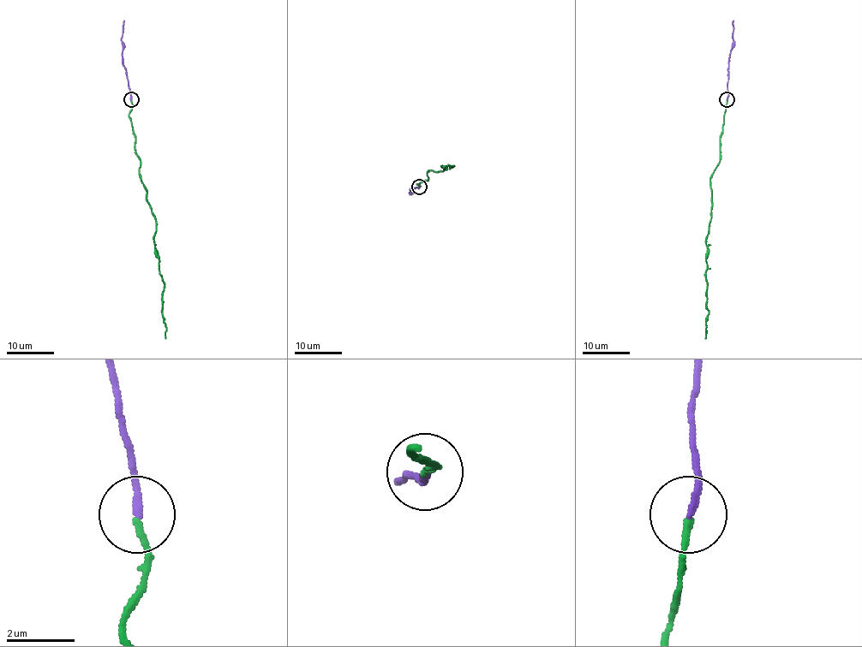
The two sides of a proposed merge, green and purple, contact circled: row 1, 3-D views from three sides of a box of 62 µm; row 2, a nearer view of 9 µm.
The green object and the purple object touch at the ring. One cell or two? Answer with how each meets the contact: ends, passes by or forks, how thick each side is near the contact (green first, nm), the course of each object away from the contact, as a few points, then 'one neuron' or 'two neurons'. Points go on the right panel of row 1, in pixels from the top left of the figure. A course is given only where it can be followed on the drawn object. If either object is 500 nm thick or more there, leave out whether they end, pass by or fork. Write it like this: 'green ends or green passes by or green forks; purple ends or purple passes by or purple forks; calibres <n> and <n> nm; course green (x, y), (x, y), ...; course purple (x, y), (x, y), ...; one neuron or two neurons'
green ends; purple ends; calibres 190 and 190 nm; course green (727, 100), (721, 135), (721, 159), (709, 180), (711, 202), (705, 276), (709, 314), (705, 338); course purple (727, 98), (733, 20); one neuron

